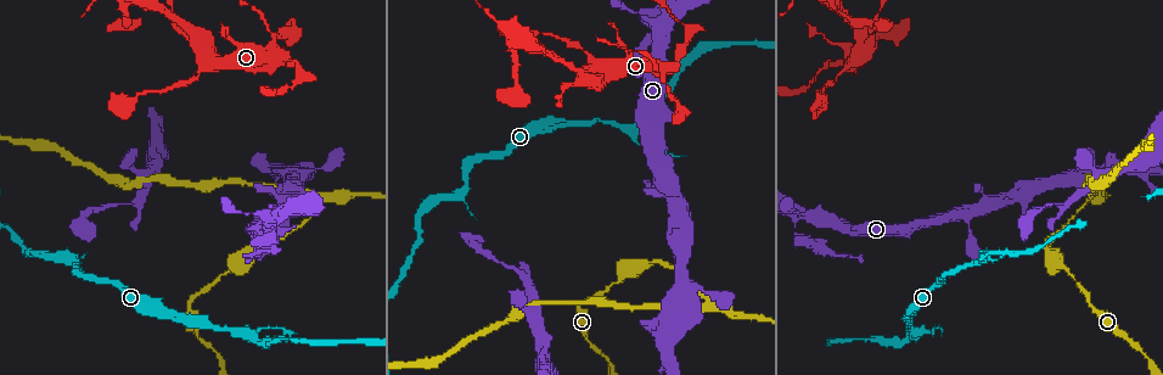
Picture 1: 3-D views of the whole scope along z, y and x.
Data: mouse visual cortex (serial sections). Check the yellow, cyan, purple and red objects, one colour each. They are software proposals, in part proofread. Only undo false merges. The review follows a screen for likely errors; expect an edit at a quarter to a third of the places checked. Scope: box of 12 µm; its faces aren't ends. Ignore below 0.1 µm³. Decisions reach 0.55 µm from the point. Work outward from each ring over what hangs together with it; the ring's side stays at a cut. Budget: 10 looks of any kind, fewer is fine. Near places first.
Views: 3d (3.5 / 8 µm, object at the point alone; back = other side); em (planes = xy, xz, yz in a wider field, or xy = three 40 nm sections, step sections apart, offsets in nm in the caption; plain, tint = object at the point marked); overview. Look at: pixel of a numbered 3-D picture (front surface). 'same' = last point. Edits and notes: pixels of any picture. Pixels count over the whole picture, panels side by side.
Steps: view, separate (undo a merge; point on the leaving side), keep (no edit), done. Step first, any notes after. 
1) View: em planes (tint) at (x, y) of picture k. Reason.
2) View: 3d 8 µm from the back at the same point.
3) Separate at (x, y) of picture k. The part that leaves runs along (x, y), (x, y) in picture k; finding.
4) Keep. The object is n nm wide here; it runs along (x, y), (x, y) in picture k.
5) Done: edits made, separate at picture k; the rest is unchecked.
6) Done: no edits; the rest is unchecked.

View: em xy step 2 (tint) at (280, 37) of picture 1. Narrows sharply.

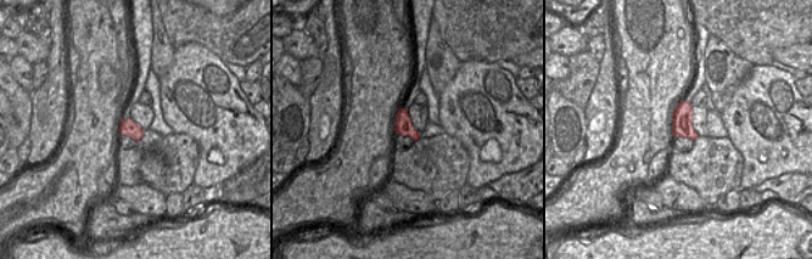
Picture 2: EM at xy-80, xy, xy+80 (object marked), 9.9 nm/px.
View: 3d 3.5 µm at the same point. See where the arms go.

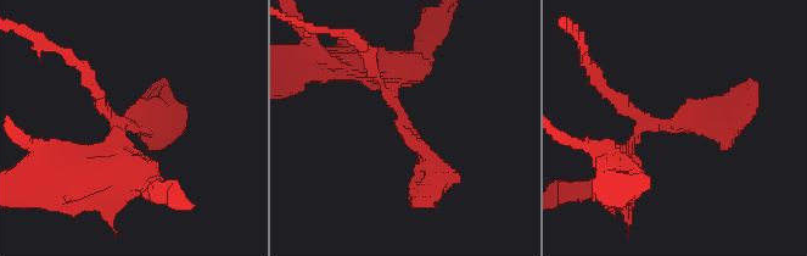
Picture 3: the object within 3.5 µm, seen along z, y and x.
Separate at (138, 112) of picture 3. The arms are 150, 250, 300 nm wide; the part that leaves runs along (121, 124), (158, 124), (158, 101) in picture 3; two cells meet here.

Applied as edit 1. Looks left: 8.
View: overview. See it whole again.

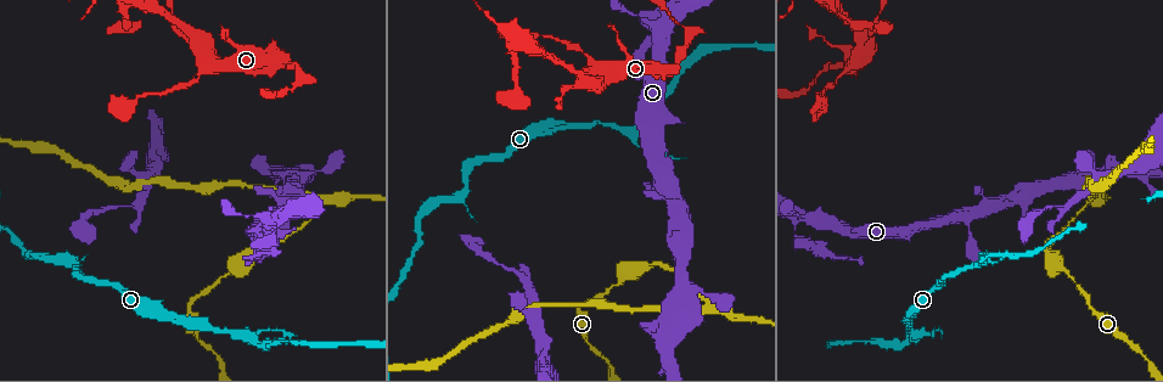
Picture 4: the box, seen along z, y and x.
View: 3d 8 µm at (706, 301) of picture 4. Calibre changes.

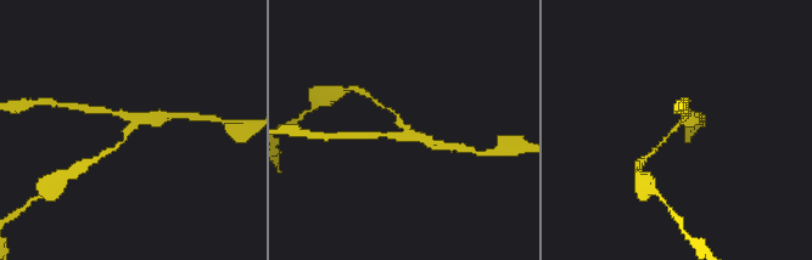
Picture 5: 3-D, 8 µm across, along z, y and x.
View: em xy step 2 (tint) at (130, 126) of picture 5. 3 arms meet here; the arms are 150, 200, 300 nm wide; need the tissue.

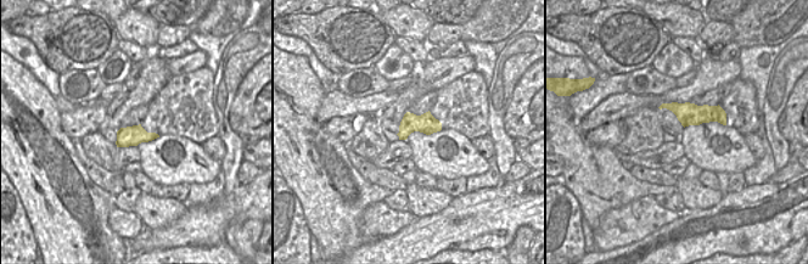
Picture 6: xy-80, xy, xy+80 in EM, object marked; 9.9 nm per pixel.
Keep. It runs along (658, 148), (683, 118), (684, 111) in picture 5; one cell here.

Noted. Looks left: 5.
View: 3d 3.5 µm at (79, 263) of picture 4. Sharp bend.

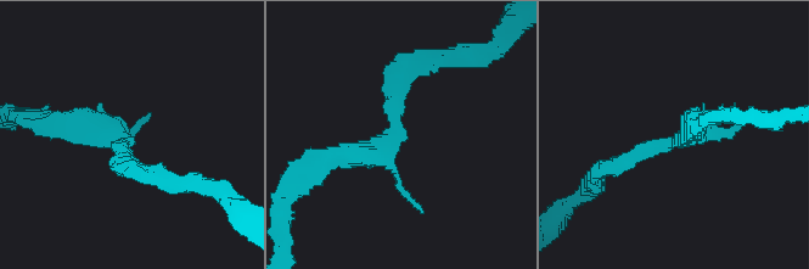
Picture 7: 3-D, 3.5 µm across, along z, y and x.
View: em planes (tint) at (678, 138) of picture 7. Shape alone is not enough.

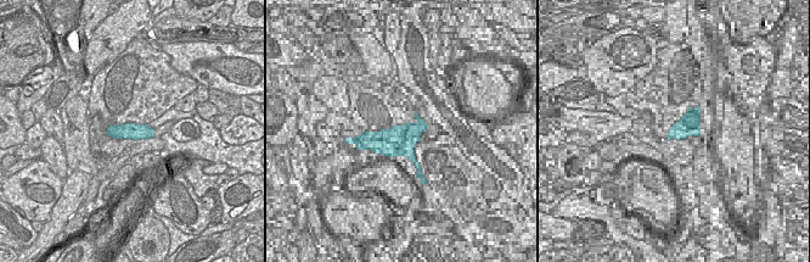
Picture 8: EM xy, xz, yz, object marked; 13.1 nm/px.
Keep. It runs along (400, 76), (393, 141), (318, 169) in picture 7; continuous, no second cell.

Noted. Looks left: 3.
View: 3d 3.5 µm at (586, 80) of picture 4. Sudden change in width.

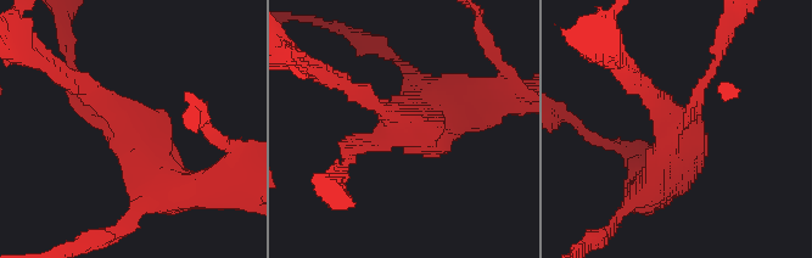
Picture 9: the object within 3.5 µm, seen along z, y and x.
View: em xy step 1 (tint) at (126, 126) of picture 9. 3 arms meet here; the arms are 150, 250, 450 nm wide.

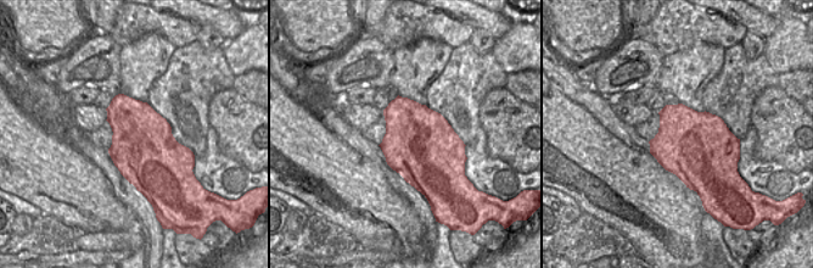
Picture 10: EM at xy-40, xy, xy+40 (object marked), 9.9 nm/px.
Keep. It runs along (172, 185), (157, 155), (71, 80) in picture 9; one cell here.

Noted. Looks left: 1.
Done: edits made, separate at picture 3; the rest is unchecked.

